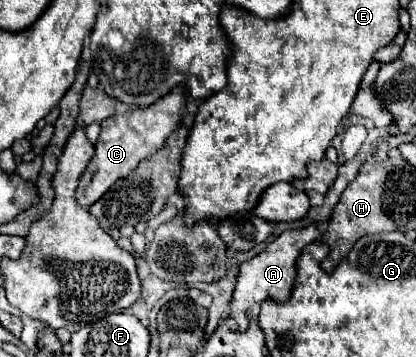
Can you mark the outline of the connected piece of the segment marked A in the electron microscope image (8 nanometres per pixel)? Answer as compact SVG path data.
M316 222L308 224L302 230L284 230L258 256L254 256L252 260L240 264L240 274L238 274L238 282L236 282L236 290L234 290L232 312L230 312L230 316L238 322L240 330L248 328L246 310L250 310L254 304L260 304L266 298L274 298L274 300L290 298L290 292L292 292L292 286L294 286L294 278L296 278L296 260L298 260L302 248L306 244L316 242L320 236L322 236L322 228Z

